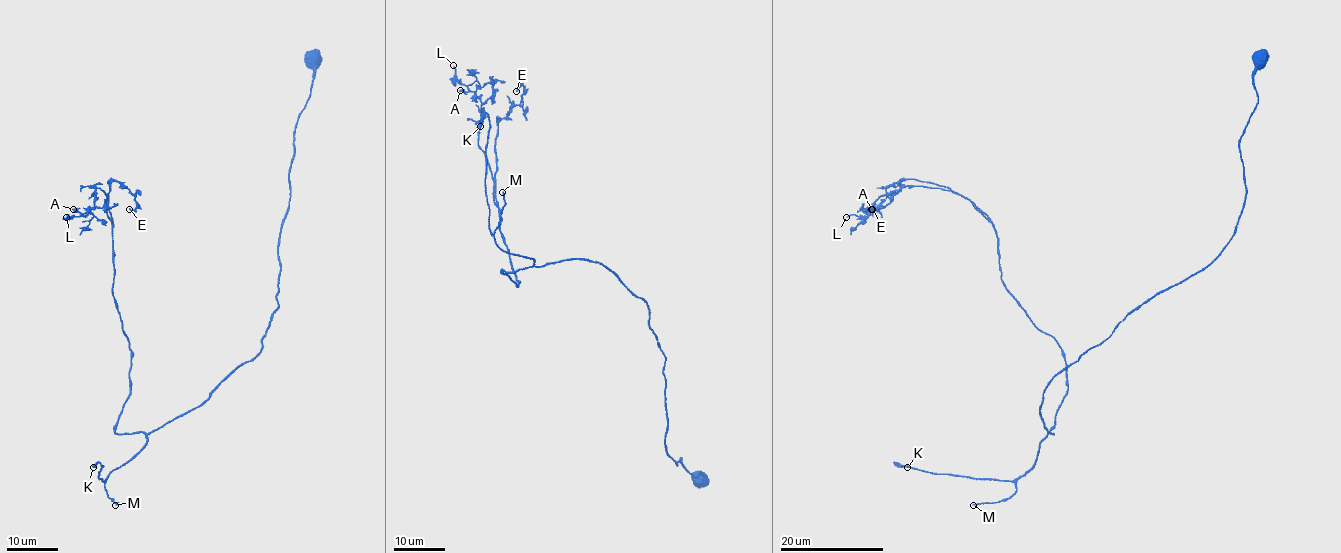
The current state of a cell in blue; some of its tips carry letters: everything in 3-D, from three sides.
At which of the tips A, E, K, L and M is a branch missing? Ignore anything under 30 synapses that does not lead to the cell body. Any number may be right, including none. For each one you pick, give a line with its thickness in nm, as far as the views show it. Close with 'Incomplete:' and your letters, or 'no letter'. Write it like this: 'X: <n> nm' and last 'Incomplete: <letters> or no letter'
K: 180 nm
M: 170 nm
Incomplete: K, M

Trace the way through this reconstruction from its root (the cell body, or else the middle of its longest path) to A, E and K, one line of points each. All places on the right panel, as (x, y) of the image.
A: (1263, 58), (1235, 234), (1050, 381), (1053, 434), (1065, 354), (1005, 287), (994, 226), (924, 186), (871, 209)
E: (1263, 58), (1235, 234), (1050, 381), (1053, 434), (1065, 354), (1005, 287), (994, 223), (915, 179), (872, 209)
K: (1263, 58), (1226, 246), (1050, 381), (1026, 472), (895, 462), (907, 467)

